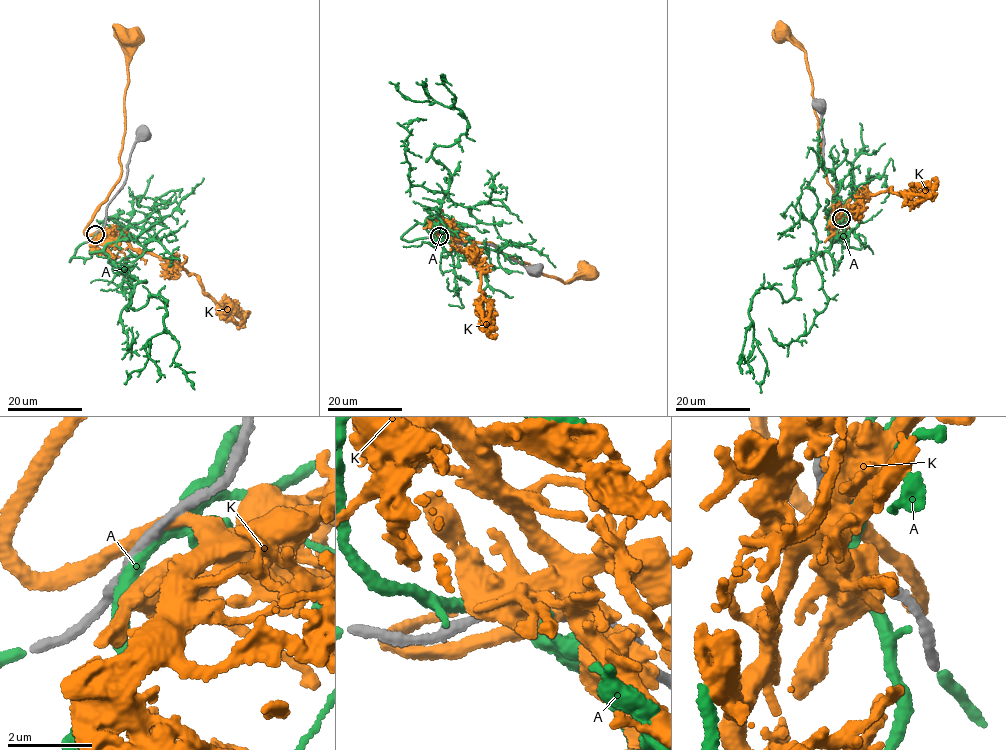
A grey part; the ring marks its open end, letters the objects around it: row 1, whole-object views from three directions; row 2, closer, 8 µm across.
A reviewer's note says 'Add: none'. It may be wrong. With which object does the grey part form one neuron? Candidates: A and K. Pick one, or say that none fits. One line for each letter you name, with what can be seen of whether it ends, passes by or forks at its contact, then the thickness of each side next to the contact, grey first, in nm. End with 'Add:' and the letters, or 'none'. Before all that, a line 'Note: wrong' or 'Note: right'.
Note: wrong
A: It passes by. Thickness 240 nm (grey) against 280 nm
Add: A

